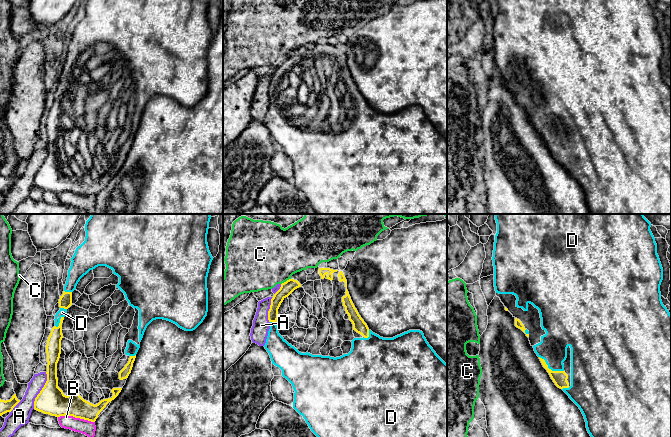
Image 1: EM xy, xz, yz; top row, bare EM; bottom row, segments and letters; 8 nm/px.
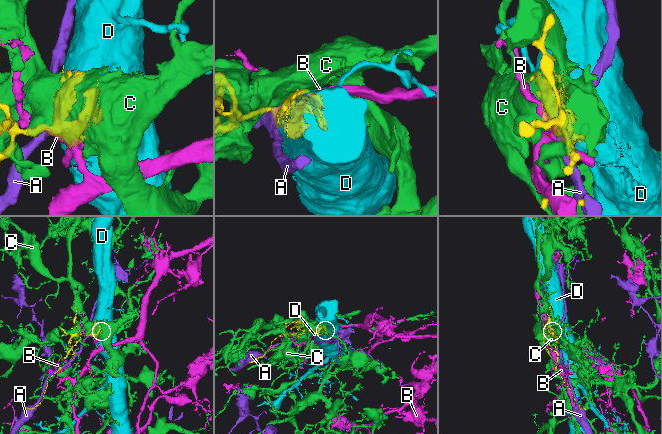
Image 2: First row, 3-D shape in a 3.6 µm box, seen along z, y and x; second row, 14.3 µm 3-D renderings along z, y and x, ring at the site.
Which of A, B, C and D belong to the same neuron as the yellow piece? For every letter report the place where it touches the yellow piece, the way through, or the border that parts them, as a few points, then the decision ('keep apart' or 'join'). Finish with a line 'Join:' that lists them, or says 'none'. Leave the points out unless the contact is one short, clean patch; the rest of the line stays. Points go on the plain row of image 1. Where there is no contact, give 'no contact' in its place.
A: contact xy (41, 166); keep apart
B: contact xy (76, 193); keep apart
C: contact xz (286, 57); keep apart
D: contact yz (550, 145); join
Join: D

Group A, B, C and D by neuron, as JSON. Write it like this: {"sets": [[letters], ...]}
{"sets": [["A"], ["B"], ["C"], ["D"]]}

